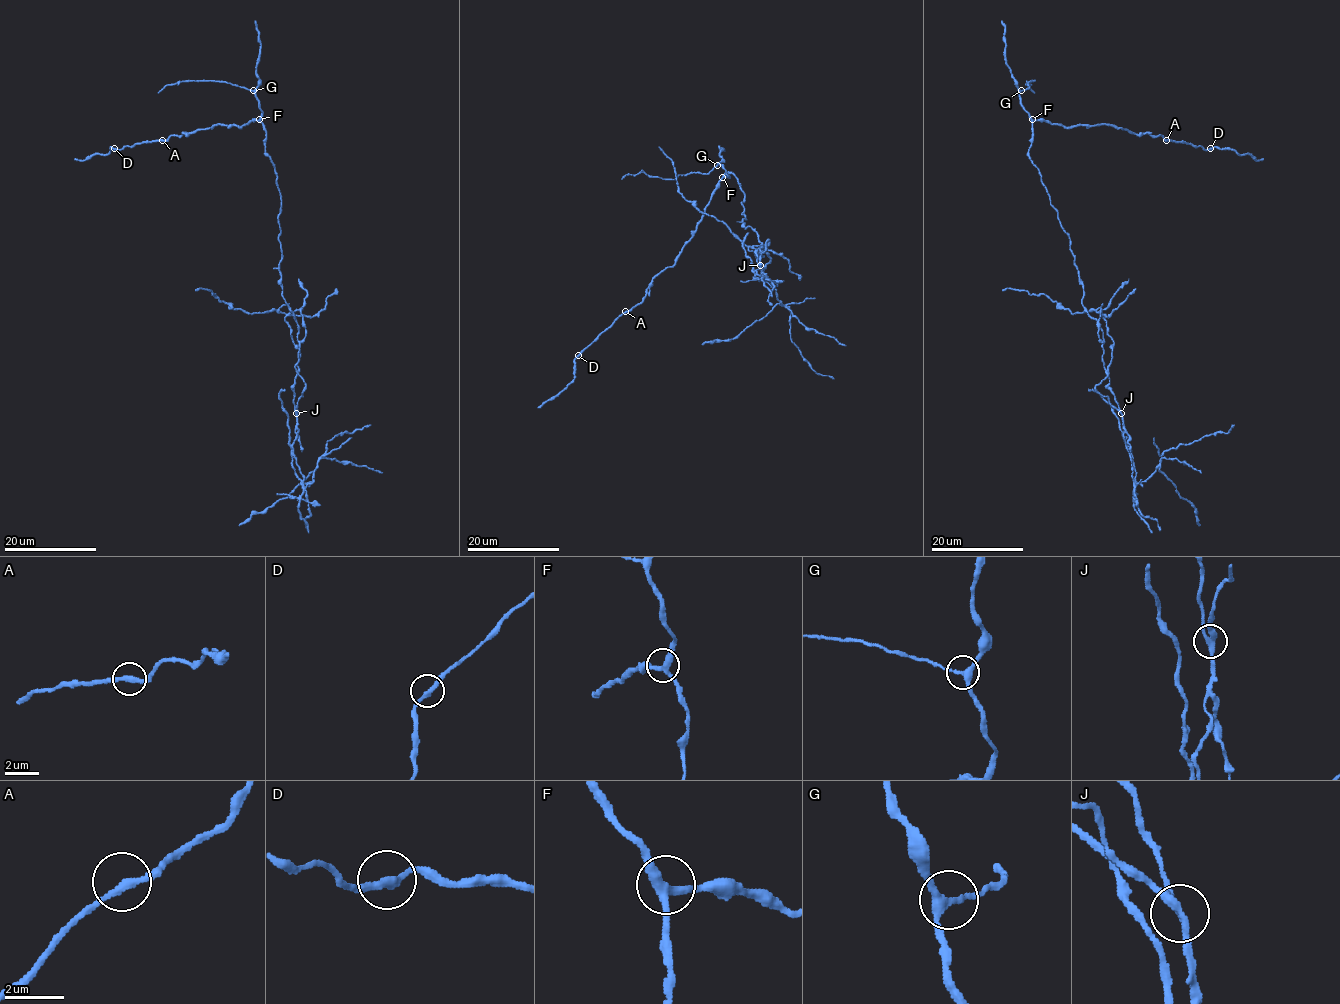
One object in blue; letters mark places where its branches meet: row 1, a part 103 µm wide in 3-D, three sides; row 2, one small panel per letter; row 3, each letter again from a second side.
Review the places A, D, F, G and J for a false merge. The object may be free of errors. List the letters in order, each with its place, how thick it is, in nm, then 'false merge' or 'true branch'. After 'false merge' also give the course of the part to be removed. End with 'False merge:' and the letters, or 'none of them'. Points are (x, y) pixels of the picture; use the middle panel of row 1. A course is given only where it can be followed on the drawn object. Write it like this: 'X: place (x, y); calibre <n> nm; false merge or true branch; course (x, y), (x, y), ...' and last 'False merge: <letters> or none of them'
A: place (625, 311); calibre 280 nm; true branch
D: place (578, 355); calibre 280 nm; true branch
F: place (722, 177); calibre 320 nm; true branch
G: place (717, 165); calibre 260 nm; true branch
J: place (760, 265); calibre 240 nm; false merge; course (760, 266), (756, 253), (762, 253), (757, 258), (724, 223), (682, 195), (674, 163), (659, 146)
False merge: J

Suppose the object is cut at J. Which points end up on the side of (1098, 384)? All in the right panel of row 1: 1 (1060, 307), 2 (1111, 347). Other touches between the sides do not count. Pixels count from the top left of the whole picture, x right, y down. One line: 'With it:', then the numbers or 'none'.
With it: none

